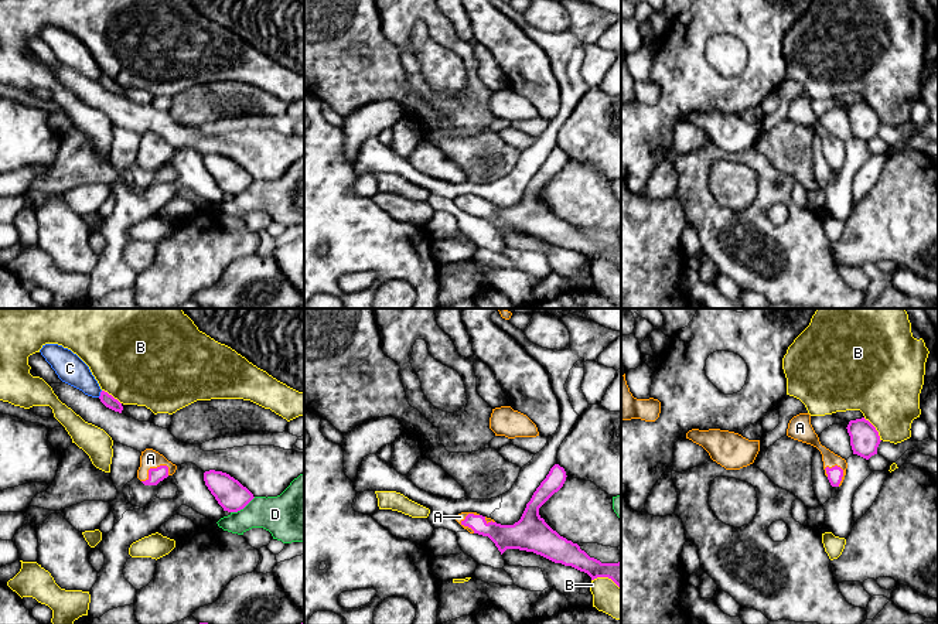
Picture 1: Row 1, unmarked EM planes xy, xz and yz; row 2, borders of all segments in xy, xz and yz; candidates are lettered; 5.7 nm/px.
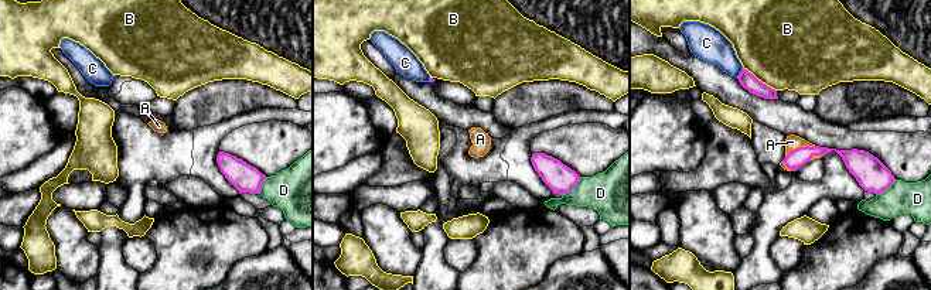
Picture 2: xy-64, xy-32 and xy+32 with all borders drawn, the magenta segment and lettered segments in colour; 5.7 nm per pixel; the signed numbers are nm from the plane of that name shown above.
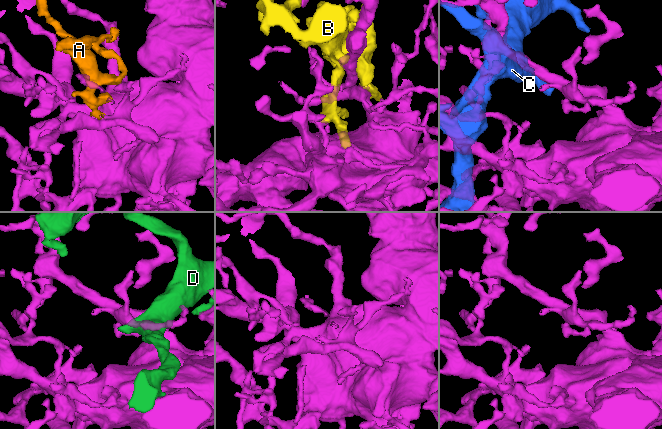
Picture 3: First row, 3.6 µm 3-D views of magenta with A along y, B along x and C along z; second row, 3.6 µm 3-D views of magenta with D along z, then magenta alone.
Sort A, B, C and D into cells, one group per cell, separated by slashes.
A / B / C / D

